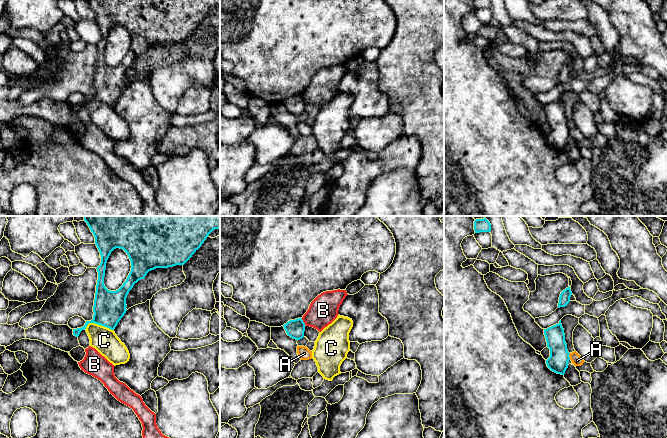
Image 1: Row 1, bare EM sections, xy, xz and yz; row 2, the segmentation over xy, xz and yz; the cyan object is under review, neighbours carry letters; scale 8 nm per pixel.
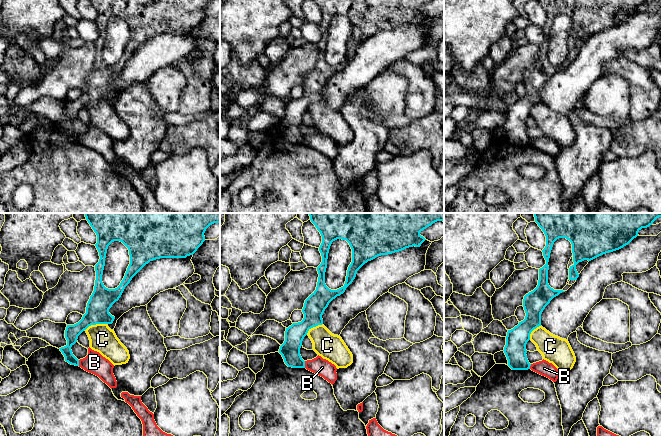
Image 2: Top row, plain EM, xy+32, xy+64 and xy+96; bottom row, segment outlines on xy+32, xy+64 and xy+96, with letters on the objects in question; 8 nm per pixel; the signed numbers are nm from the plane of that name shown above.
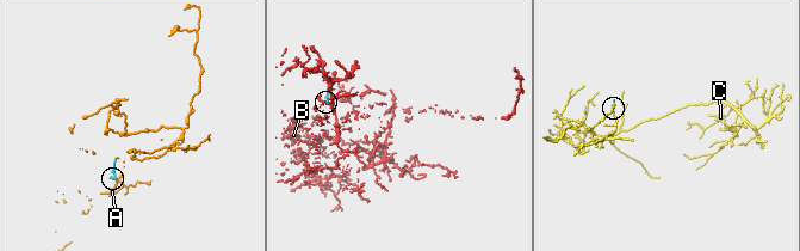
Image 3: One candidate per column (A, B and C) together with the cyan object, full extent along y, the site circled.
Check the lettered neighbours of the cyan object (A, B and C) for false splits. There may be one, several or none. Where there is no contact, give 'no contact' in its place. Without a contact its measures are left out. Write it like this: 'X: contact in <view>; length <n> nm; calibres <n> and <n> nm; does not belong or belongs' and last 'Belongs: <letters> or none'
A: contact in yz; length 60 nm; calibres 160 and 90 nm; does not belong
B: contact in xz; length 70 nm; calibres 150 and 240 nm; does not belong
C: contact in xy; length 240 nm; calibres 260 and 200 nm; does not belong
Belongs: none

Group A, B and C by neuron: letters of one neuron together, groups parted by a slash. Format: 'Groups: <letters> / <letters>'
Groups: A / B / C

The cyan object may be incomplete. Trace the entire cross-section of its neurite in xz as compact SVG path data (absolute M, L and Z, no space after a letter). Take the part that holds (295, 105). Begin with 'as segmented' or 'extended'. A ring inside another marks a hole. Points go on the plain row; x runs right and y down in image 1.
as segmented; M302 94L290 96L283 103L287 111L293 115L300 116L304 113L305 99Z

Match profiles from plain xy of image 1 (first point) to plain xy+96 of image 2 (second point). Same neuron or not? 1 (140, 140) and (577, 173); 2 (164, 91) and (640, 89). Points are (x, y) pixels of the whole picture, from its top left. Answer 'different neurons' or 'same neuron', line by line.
1: same neuron
2: different neurons

